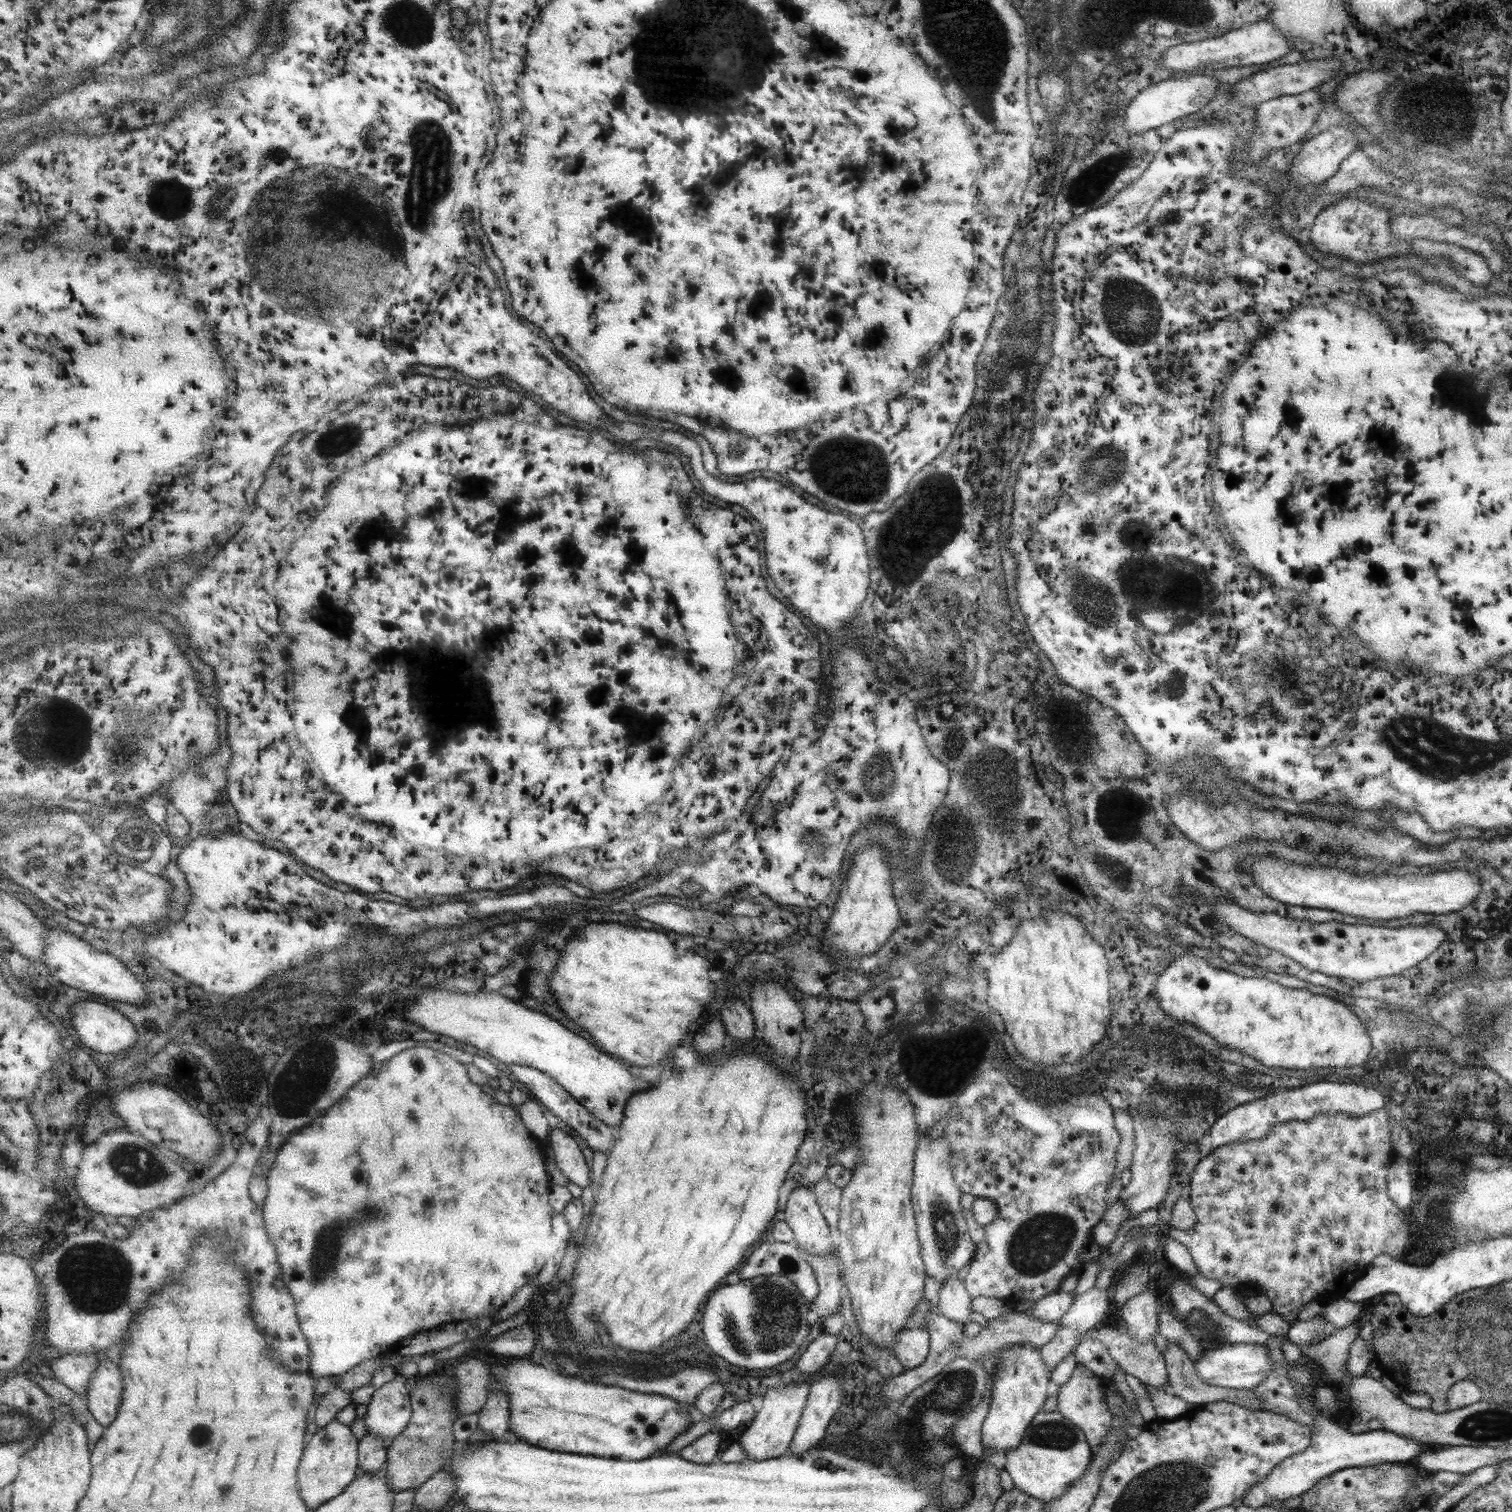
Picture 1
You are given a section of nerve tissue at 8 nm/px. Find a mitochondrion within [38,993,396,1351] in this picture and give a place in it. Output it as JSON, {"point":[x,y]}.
{"point":[94,1282]}

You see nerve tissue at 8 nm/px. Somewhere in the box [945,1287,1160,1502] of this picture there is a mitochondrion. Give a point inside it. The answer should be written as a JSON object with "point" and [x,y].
{"point":[1057,1434]}

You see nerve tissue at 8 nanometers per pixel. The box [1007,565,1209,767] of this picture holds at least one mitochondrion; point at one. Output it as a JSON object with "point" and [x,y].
{"point":[1087,607]}

